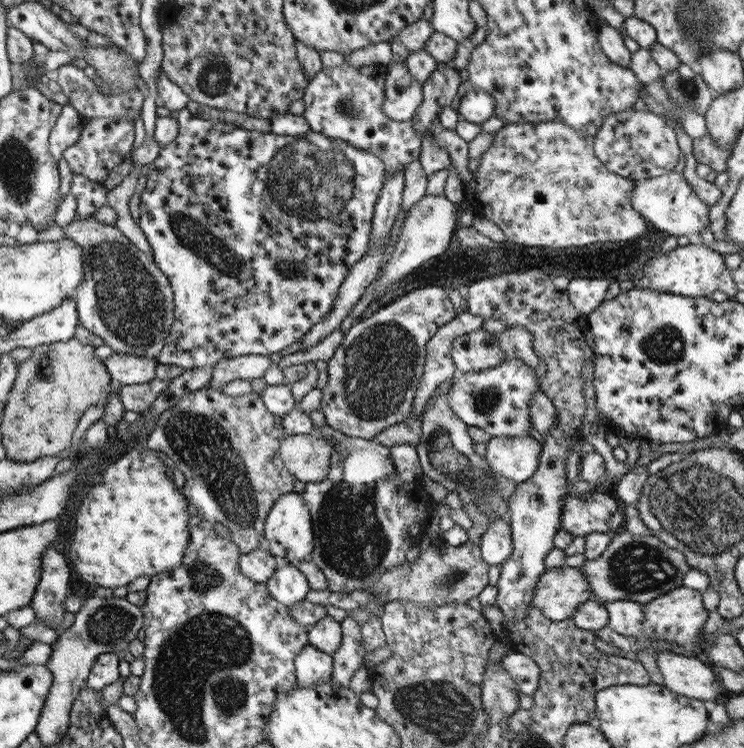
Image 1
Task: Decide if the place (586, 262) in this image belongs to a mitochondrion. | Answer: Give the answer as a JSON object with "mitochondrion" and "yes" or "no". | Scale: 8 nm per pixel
{"mitochondrion":"no"}

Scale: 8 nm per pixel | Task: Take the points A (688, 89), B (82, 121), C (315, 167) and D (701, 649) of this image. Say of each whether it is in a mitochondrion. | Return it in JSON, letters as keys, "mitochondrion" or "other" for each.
{"A":"mitochondrion","B":"other","C":"mitochondrion","D":"other"}

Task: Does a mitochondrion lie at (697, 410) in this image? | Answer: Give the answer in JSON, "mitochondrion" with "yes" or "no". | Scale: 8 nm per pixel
{"mitochondrion":"no"}

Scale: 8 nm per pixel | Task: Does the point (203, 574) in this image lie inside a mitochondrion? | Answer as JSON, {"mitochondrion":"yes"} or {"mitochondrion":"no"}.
{"mitochondrion":"yes"}

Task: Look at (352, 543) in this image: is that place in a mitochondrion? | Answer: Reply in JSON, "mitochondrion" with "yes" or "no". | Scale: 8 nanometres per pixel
{"mitochondrion":"yes"}

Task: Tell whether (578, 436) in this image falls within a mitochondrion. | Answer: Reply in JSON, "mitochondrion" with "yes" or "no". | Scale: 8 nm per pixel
{"mitochondrion":"no"}

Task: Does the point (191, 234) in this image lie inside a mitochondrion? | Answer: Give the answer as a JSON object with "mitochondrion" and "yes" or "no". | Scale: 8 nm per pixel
{"mitochondrion":"yes"}

